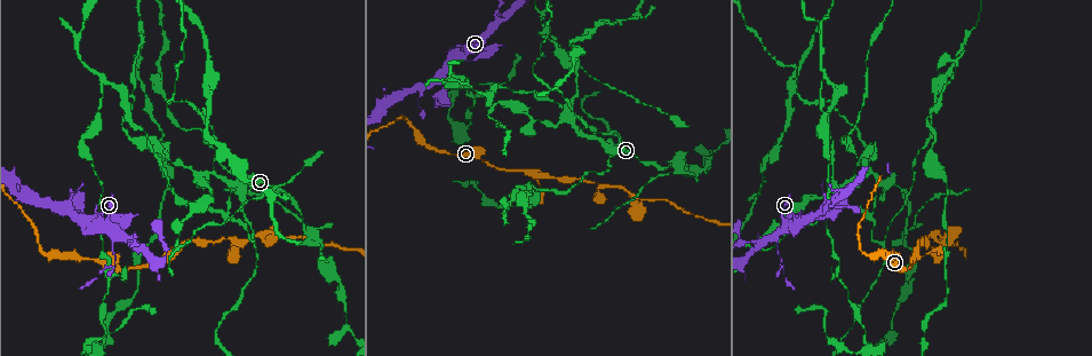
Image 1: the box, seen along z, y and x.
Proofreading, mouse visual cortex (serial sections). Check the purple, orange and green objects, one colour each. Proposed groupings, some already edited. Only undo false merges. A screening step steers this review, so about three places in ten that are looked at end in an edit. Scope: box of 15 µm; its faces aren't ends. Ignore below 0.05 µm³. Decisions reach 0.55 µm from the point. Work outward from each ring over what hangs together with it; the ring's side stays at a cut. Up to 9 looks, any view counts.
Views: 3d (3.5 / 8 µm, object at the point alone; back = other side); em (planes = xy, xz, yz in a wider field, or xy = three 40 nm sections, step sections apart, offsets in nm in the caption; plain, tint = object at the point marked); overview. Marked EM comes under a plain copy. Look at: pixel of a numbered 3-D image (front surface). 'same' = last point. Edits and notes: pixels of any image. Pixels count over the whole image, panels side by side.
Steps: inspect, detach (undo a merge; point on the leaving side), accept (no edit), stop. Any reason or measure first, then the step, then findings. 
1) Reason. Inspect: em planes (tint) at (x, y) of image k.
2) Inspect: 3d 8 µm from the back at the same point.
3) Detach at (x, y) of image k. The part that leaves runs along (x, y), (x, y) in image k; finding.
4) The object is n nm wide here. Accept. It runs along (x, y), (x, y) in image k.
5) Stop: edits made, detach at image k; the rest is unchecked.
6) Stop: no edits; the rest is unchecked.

Inspect: 3d 3.5 µm at (124, 227) of image 1.

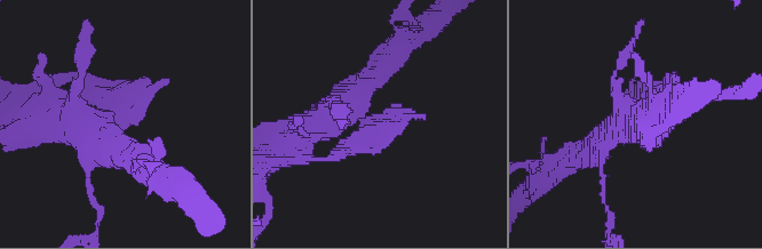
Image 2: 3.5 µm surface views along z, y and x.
Now the EM. Inspect: em xy step 2 (tint) at (373, 125) of image 2.

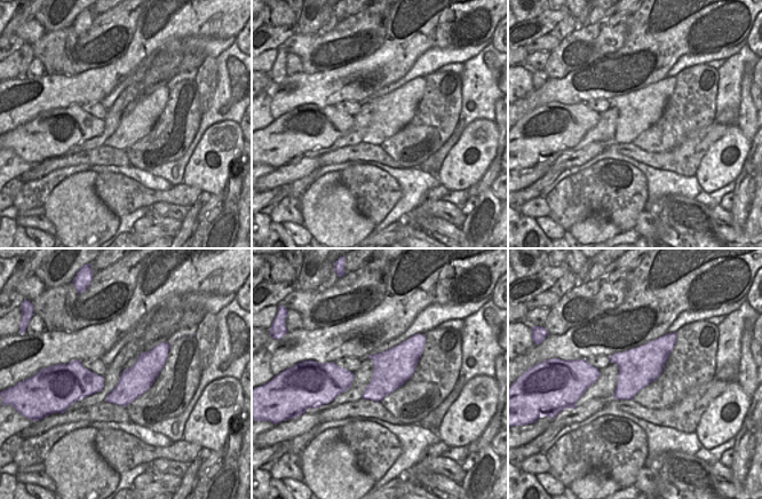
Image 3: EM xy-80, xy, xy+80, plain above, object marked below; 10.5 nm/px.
Accept. It runs along (614, 88), (637, 120), (675, 74) in image 2; all the same cell.

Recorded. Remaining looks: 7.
Sharp bend. Inspect: 3d 8 µm at (445, 71) of image 1.

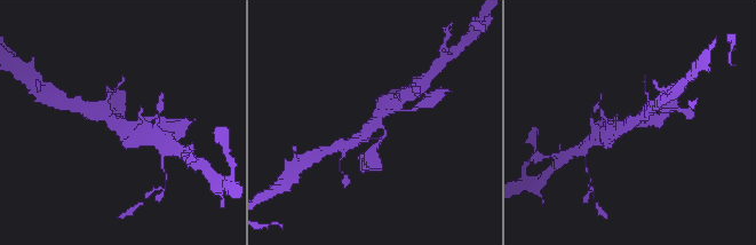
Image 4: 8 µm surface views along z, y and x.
3 arms meet here; the arms are 200, 300, 350 nm wide. Inspect: em xy step 5 (tint) at (118, 124) of image 4.

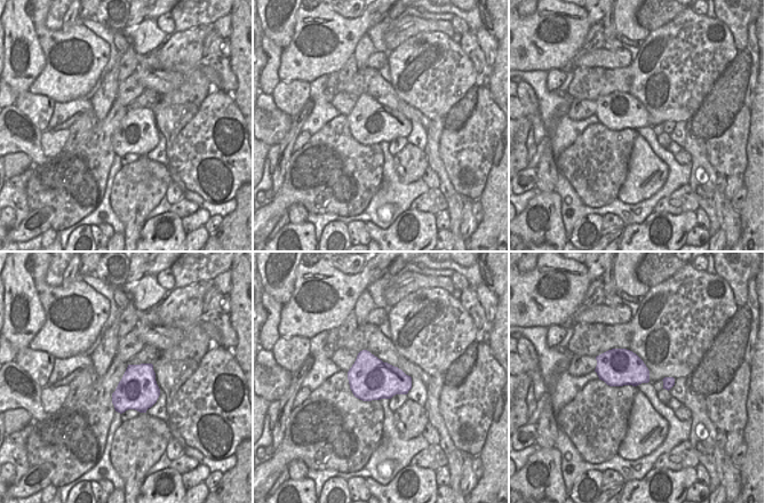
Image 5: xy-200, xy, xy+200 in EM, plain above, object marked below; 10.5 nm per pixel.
Accept. It runs along (397, 100), (368, 131), (352, 143) in image 4; one cell here.

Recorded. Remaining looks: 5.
A fork. Inspect: 3d 3.5 µm at (540, 173) of image 1.

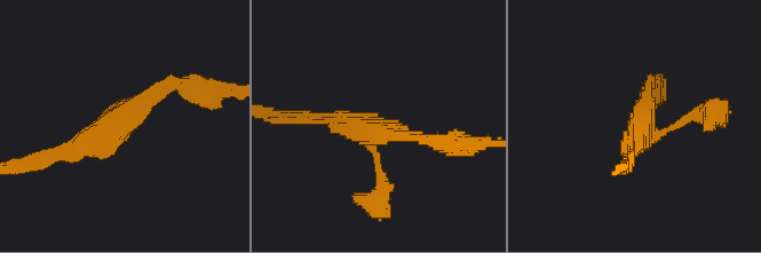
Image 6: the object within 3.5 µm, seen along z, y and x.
3 arms meet here; the arms are 150, 150, 200 nm wide; shape alone is not enough. Inspect: em xy step 1 (tint) at (369, 128) of image 6.

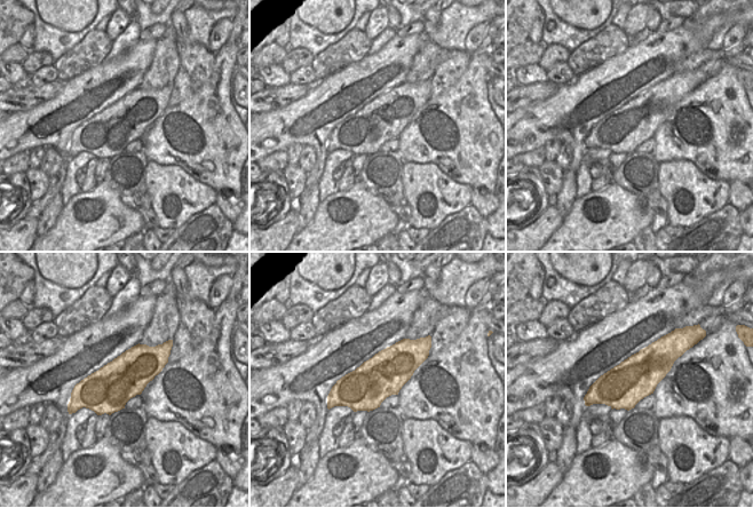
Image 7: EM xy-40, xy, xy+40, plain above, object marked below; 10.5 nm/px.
The object is 460 nm wide here. Accept. It runs along (47, 160), (103, 140), (173, 82) in image 6; all the same cell.

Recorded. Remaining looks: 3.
Three-way junction. Inspect: 3d 3.5 µm at (602, 188) of image 1.

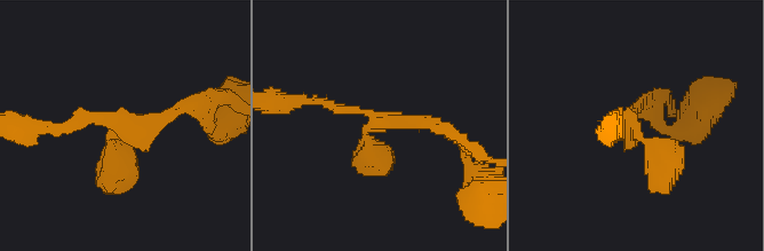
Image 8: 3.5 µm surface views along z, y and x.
Need the tissue. Inspect: em xy step 5 (tint) at (632, 126) of image 8.

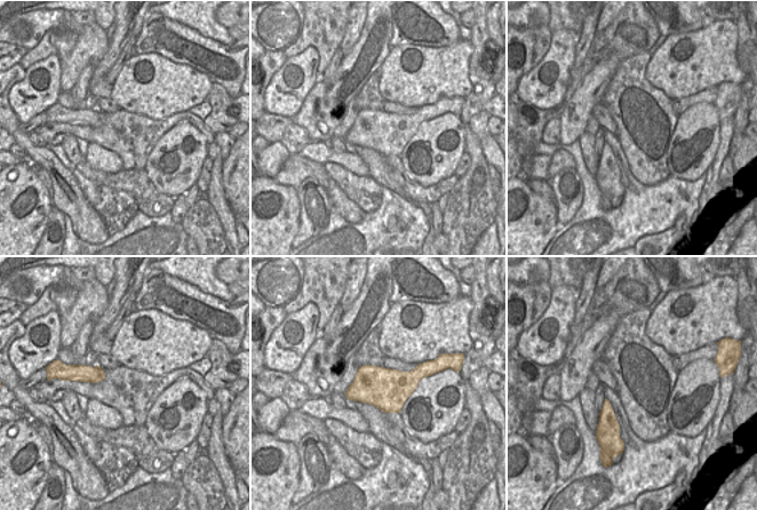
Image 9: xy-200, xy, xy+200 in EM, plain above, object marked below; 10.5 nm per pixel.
Cut it another way. Inspect: em xy step 2 (tint) at the same point.

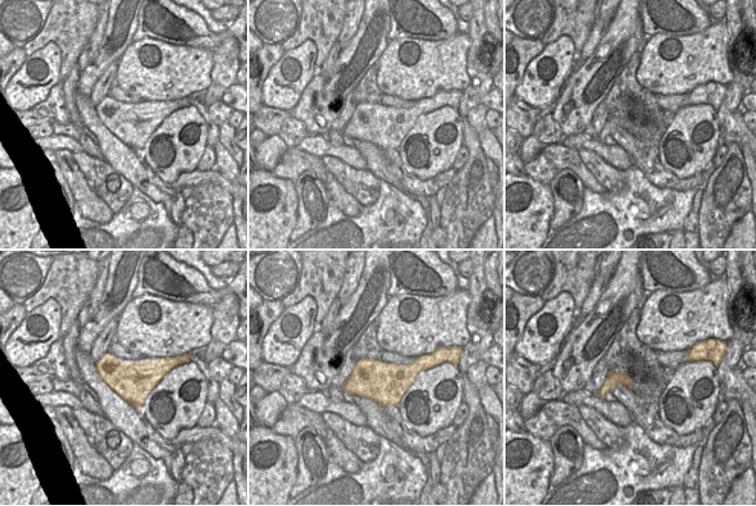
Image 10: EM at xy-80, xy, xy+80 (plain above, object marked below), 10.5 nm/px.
3 arms meet here; the arms are 150, 200, 350 nm wide. Accept. It runs along (309, 101), (453, 134) in image 8; one cell here.

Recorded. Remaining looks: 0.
Stop: no edits; the rest is unchecked.

